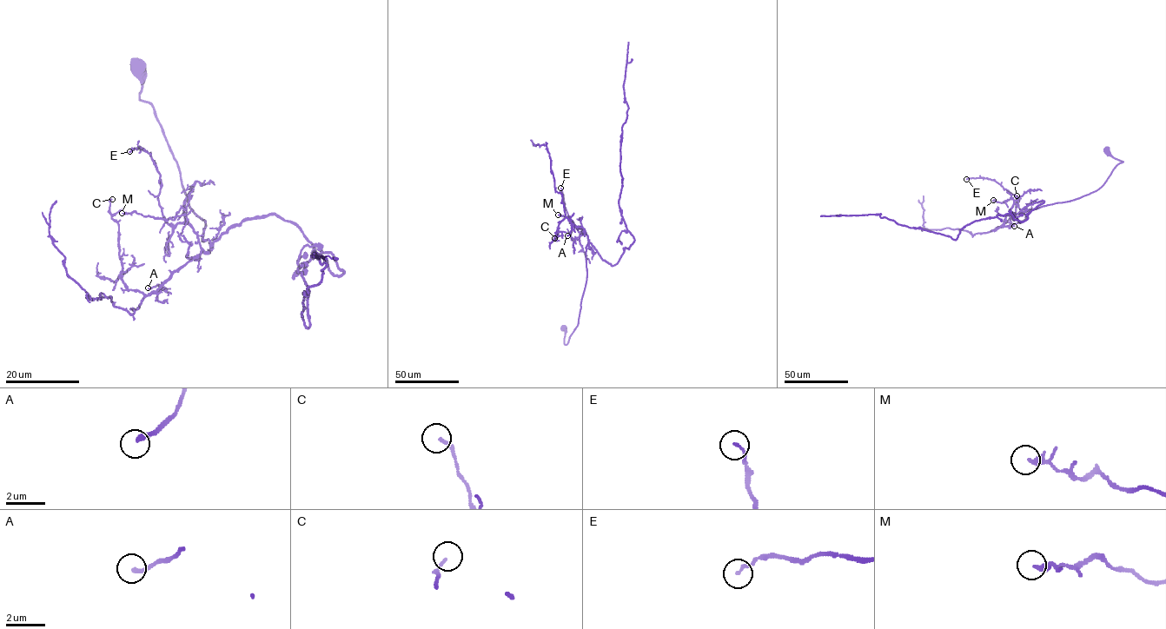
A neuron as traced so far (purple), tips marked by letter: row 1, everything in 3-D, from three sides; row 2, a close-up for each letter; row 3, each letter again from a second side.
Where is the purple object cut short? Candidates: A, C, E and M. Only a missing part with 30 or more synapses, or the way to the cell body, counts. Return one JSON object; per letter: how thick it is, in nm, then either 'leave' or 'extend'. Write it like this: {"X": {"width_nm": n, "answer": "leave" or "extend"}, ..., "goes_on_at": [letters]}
{"A": {"width_nm": 240, "answer": "leave"}, "C": {"width_nm": 130, "answer": "leave"}, "E": {"width_nm": 130, "answer": "leave"}, "M": {"width_nm": 300, "answer": "leave"}, "goes_on_at": []}

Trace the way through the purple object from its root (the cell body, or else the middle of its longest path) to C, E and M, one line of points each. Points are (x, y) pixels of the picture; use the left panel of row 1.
C: (136, 65), (140, 99), (153, 106), (188, 205), (205, 221), (209, 251), (151, 293), (129, 288), (112, 199)
E: (136, 65), (140, 99), (205, 221), (208, 252), (188, 224), (164, 220), (150, 155), (129, 151)
M: (136, 65), (140, 99), (154, 108), (210, 249), (200, 246), (185, 209), (168, 220), (122, 213)

